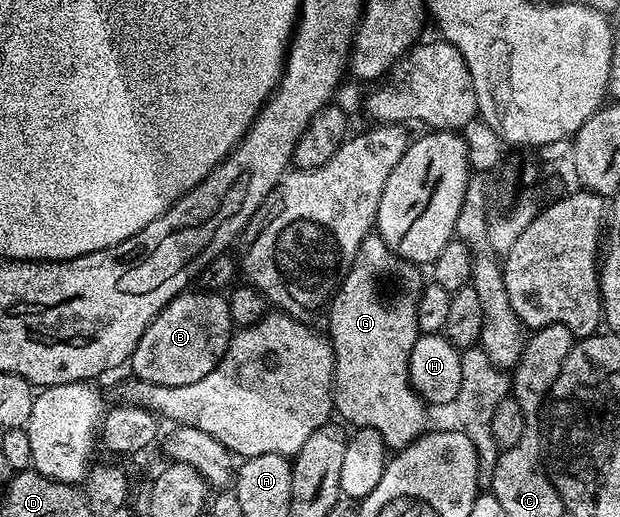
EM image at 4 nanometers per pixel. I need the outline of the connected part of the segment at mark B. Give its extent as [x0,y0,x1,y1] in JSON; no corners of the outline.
[130,290,234,386]

